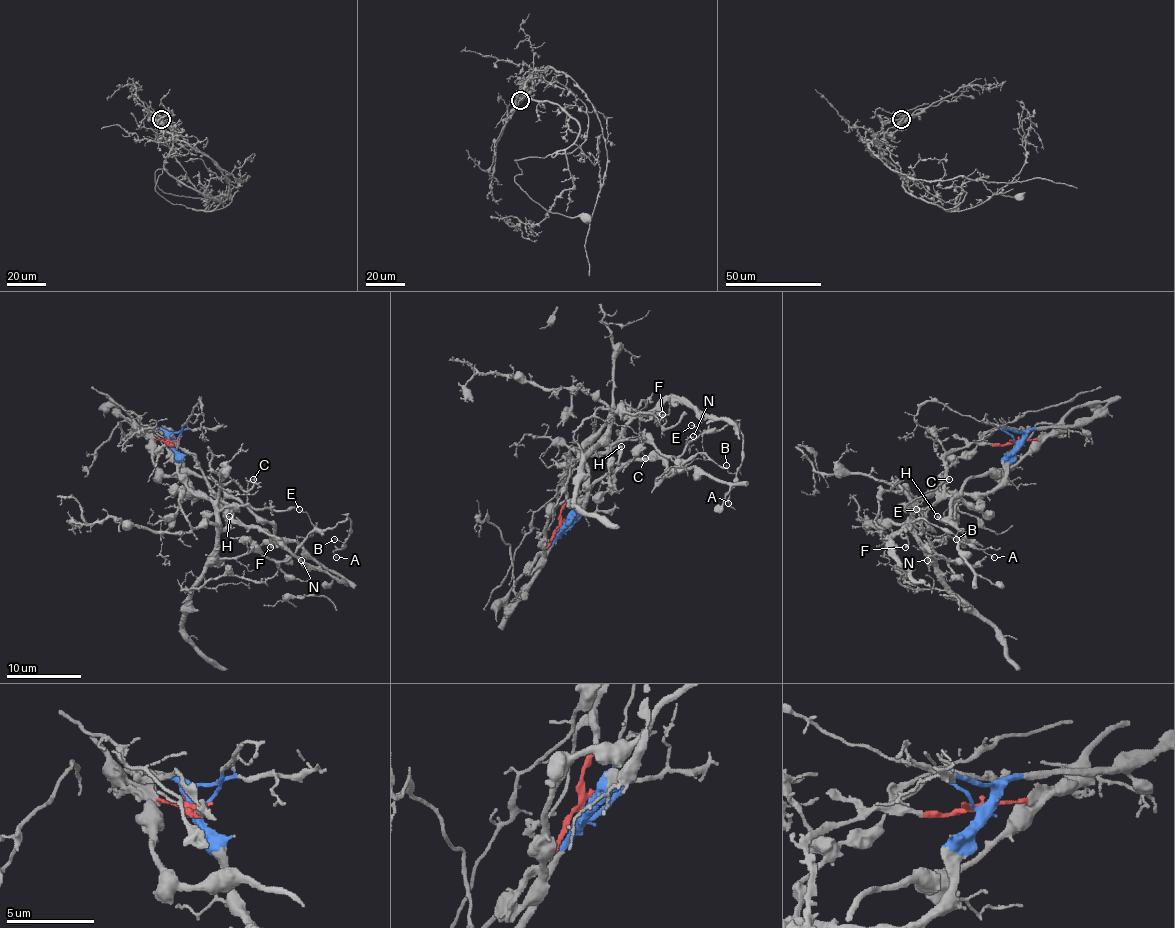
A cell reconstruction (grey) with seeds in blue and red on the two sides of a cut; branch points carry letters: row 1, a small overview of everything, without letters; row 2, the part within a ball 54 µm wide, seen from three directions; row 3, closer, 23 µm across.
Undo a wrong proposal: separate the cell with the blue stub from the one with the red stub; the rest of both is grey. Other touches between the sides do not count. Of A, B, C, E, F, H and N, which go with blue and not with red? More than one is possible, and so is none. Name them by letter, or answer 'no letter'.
A, B, C, E, N

